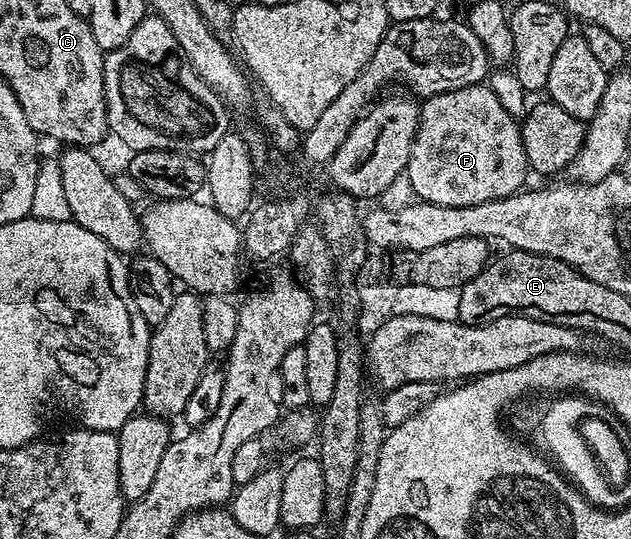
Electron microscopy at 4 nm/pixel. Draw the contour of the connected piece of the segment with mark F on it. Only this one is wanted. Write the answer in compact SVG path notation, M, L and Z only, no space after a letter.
M488 84L459 87L459 91L447 91L424 98L421 122L404 172L404 176L409 177L414 198L443 207L471 207L522 192L526 184L525 176L530 176L530 173L518 118L511 116L507 107L499 103L495 91Z

